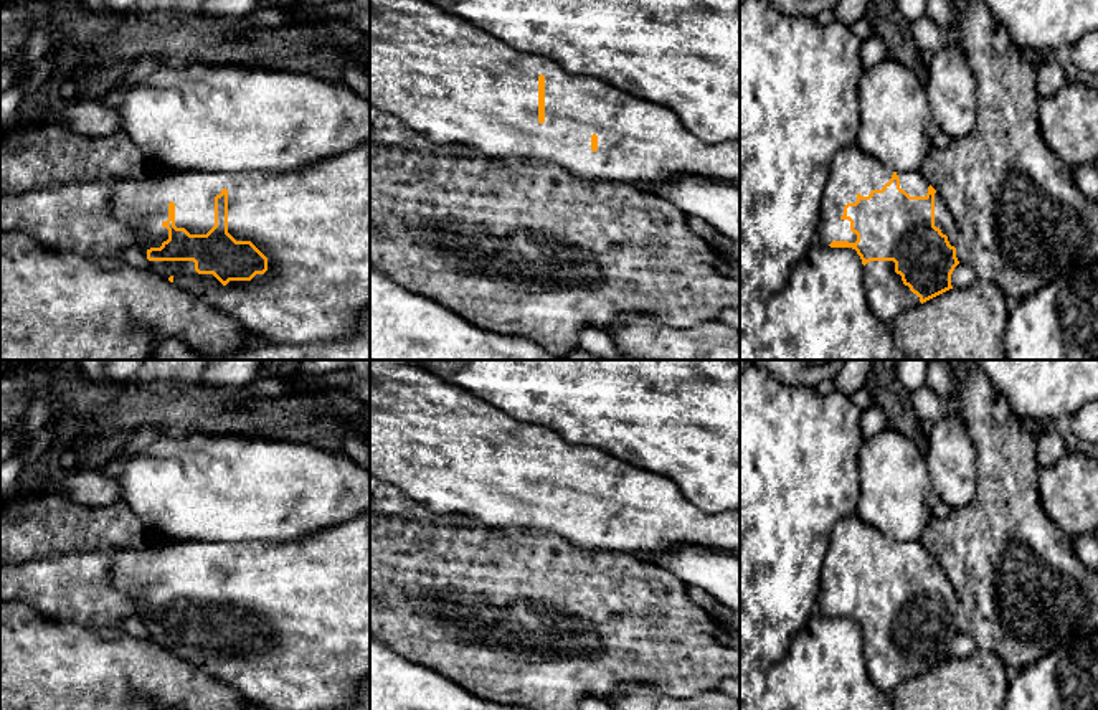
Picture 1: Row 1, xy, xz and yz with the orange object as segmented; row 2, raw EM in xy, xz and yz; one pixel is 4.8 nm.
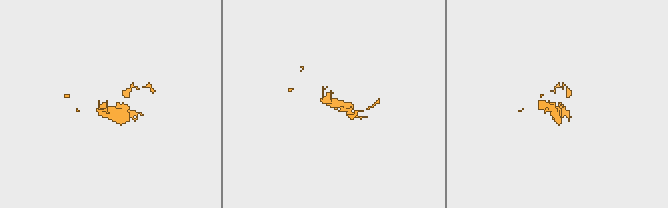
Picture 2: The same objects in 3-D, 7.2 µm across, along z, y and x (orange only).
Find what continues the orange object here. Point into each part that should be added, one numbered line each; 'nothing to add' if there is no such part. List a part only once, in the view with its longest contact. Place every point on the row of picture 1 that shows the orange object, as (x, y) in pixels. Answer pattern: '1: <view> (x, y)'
1: xy (312, 223)

